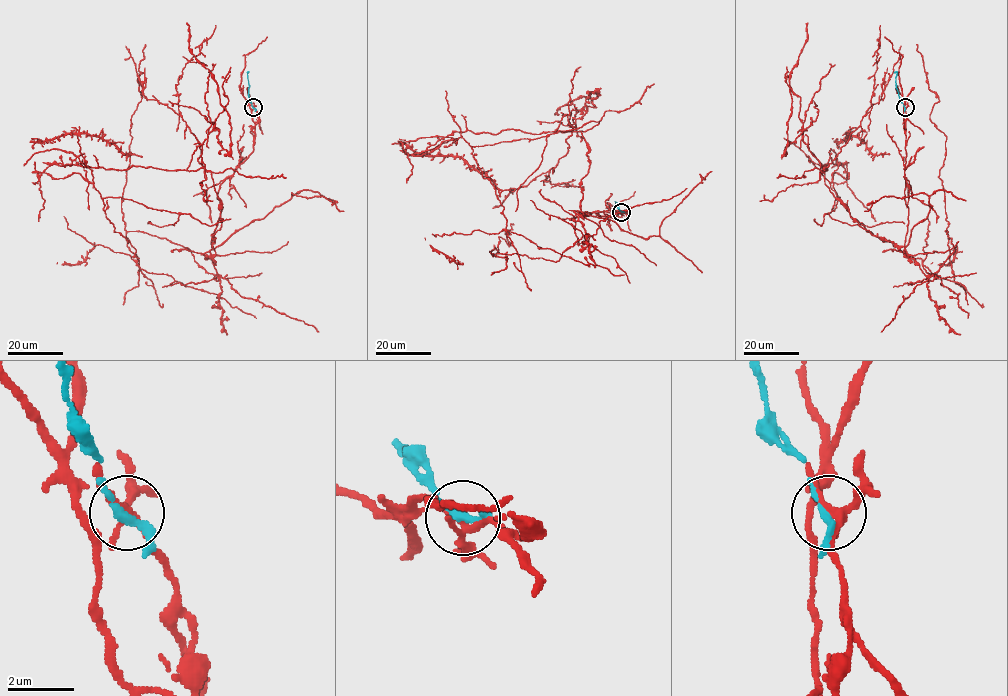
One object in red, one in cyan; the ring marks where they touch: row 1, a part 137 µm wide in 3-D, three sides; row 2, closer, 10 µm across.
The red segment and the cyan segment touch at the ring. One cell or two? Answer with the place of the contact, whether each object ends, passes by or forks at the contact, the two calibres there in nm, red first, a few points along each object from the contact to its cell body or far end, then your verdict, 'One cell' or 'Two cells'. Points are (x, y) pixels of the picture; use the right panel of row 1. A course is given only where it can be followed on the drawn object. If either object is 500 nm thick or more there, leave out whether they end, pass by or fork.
Place: (905, 107). At the ring red forks. At the ring cyan passes by. Thickness 200 nm (red) against 220 nm. Course of red: (904, 107), (904, 246), (825, 184), (830, 157), (845, 164), (830, 187), (851, 216), (922, 260), (968, 318). Course of cyan: (904, 107), (894, 72). Two cells

